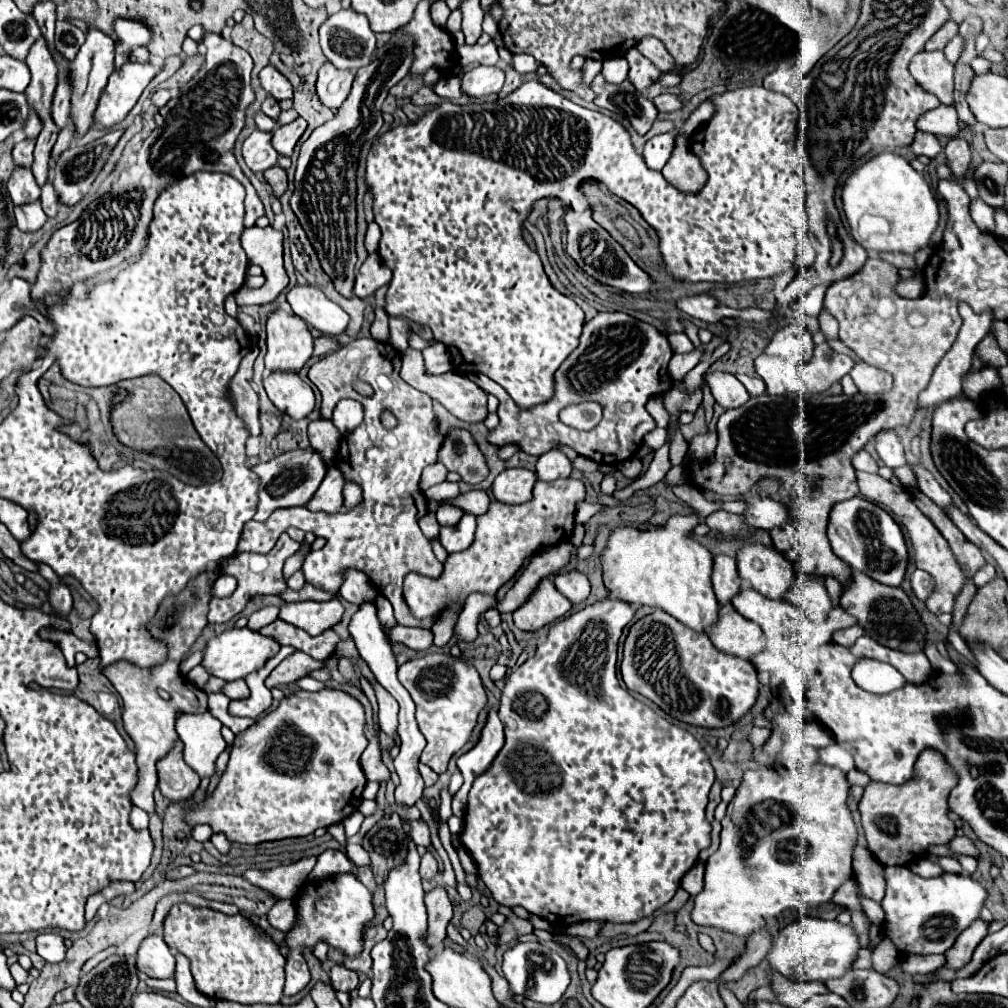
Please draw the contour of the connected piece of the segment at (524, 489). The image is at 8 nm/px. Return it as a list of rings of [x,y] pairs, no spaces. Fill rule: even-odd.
[[[504,469],[492,485],[492,493],[500,503],[518,505],[532,499],[532,489],[536,483],[536,473],[530,469]]]

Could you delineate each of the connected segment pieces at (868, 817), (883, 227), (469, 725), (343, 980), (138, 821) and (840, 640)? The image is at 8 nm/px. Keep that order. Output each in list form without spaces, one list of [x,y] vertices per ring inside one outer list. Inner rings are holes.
[[[924,749],[918,755],[910,781],[902,785],[872,781],[858,805],[872,855],[882,865],[906,865],[924,853],[928,845],[946,845],[956,831],[956,825],[948,817],[948,795],[956,783],[956,771],[952,771],[952,765],[936,749]]]
[[[882,151],[880,155],[866,161],[862,167],[858,167],[848,177],[848,181],[842,189],[842,203],[844,203],[844,213],[850,223],[850,233],[852,233],[854,241],[872,253],[890,251],[890,253],[916,255],[922,247],[930,245],[930,239],[932,239],[934,231],[938,229],[938,221],[940,221],[938,203],[936,203],[928,183],[924,181],[924,177],[920,173],[916,173],[906,159],[902,159],[900,155],[894,155],[890,151]]]
[[[440,653],[406,661],[398,669],[398,677],[416,703],[416,721],[426,737],[426,747],[420,761],[436,773],[444,773],[450,757],[468,743],[470,733],[476,727],[476,717],[486,707],[486,691],[482,681],[472,665]]]
[[[334,965],[330,971],[330,979],[332,979],[332,987],[336,991],[354,991],[358,987],[358,975],[350,969],[346,969],[344,965]]]
[[[132,807],[130,823],[132,823],[134,829],[144,829],[144,827],[148,827],[148,813],[144,813],[144,811],[138,809],[138,807]]]
[[[856,625],[856,627],[842,629],[842,631],[836,631],[836,633],[834,633],[834,643],[850,647],[850,645],[854,645],[854,643],[856,643],[856,639],[858,639],[862,633],[864,633],[864,631],[862,631],[858,625]]]

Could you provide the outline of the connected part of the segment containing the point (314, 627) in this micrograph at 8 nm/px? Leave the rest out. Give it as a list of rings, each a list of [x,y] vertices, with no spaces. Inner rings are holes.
[[[336,599],[326,603],[298,601],[298,603],[288,603],[286,607],[280,609],[282,619],[308,631],[310,635],[318,635],[324,629],[330,629],[332,625],[336,625],[342,613],[344,613],[344,607]]]

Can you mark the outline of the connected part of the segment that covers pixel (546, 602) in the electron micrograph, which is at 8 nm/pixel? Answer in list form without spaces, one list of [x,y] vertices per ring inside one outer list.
[[[544,579],[540,581],[536,593],[530,595],[528,603],[516,609],[514,623],[522,631],[538,631],[540,627],[564,617],[570,611],[570,607],[572,603],[562,593],[558,593],[552,579]]]

